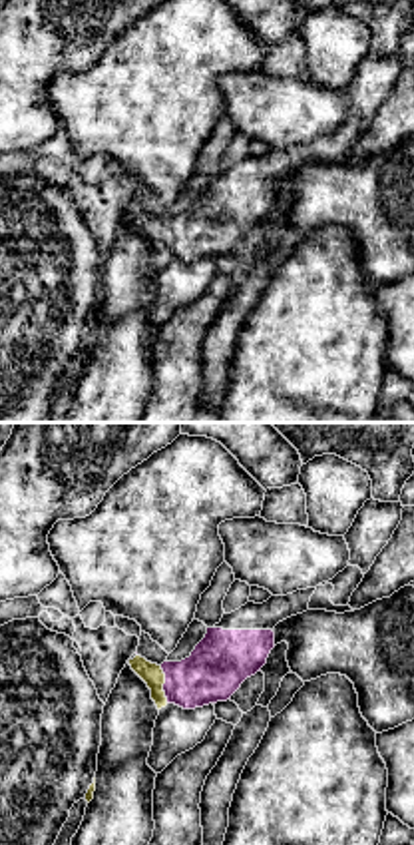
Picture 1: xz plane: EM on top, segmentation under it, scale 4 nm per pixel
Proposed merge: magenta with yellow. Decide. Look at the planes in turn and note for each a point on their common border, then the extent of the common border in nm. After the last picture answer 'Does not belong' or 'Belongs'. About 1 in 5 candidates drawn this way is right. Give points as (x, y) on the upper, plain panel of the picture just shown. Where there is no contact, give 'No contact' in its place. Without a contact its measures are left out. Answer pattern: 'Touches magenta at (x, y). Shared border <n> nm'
Touches magenta at (164, 238). Shared border 160 nm

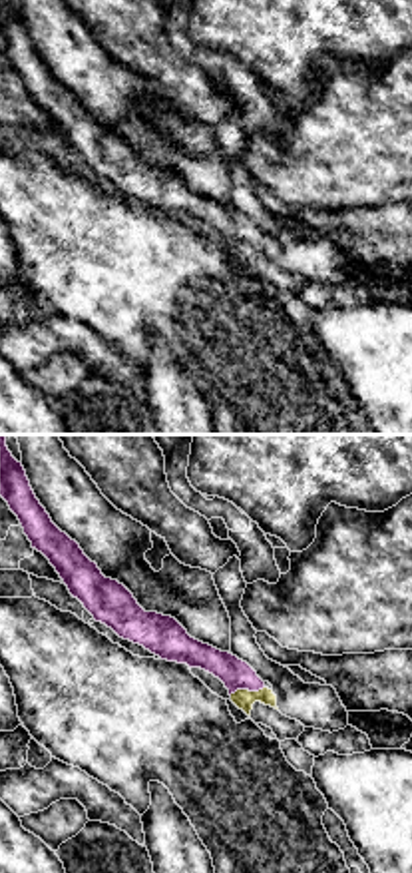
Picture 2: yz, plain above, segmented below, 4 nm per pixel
Touches magenta at (245, 242). Shared border 150 nm

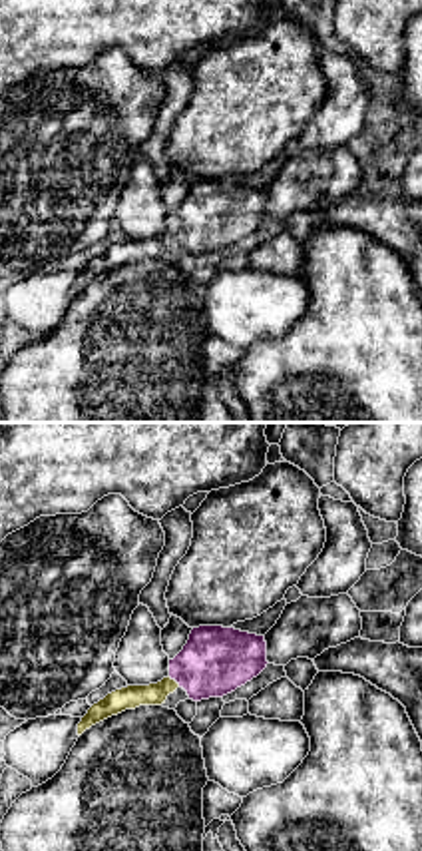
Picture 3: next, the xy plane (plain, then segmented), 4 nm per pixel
Touches magenta at (174, 232). Shared border 70 nm

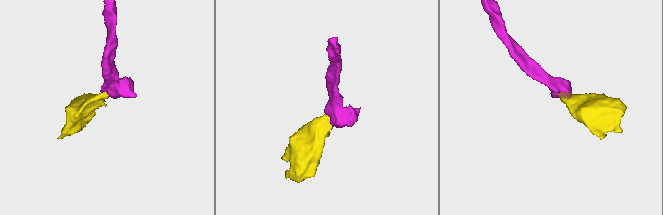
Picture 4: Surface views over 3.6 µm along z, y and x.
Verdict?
Belongs

